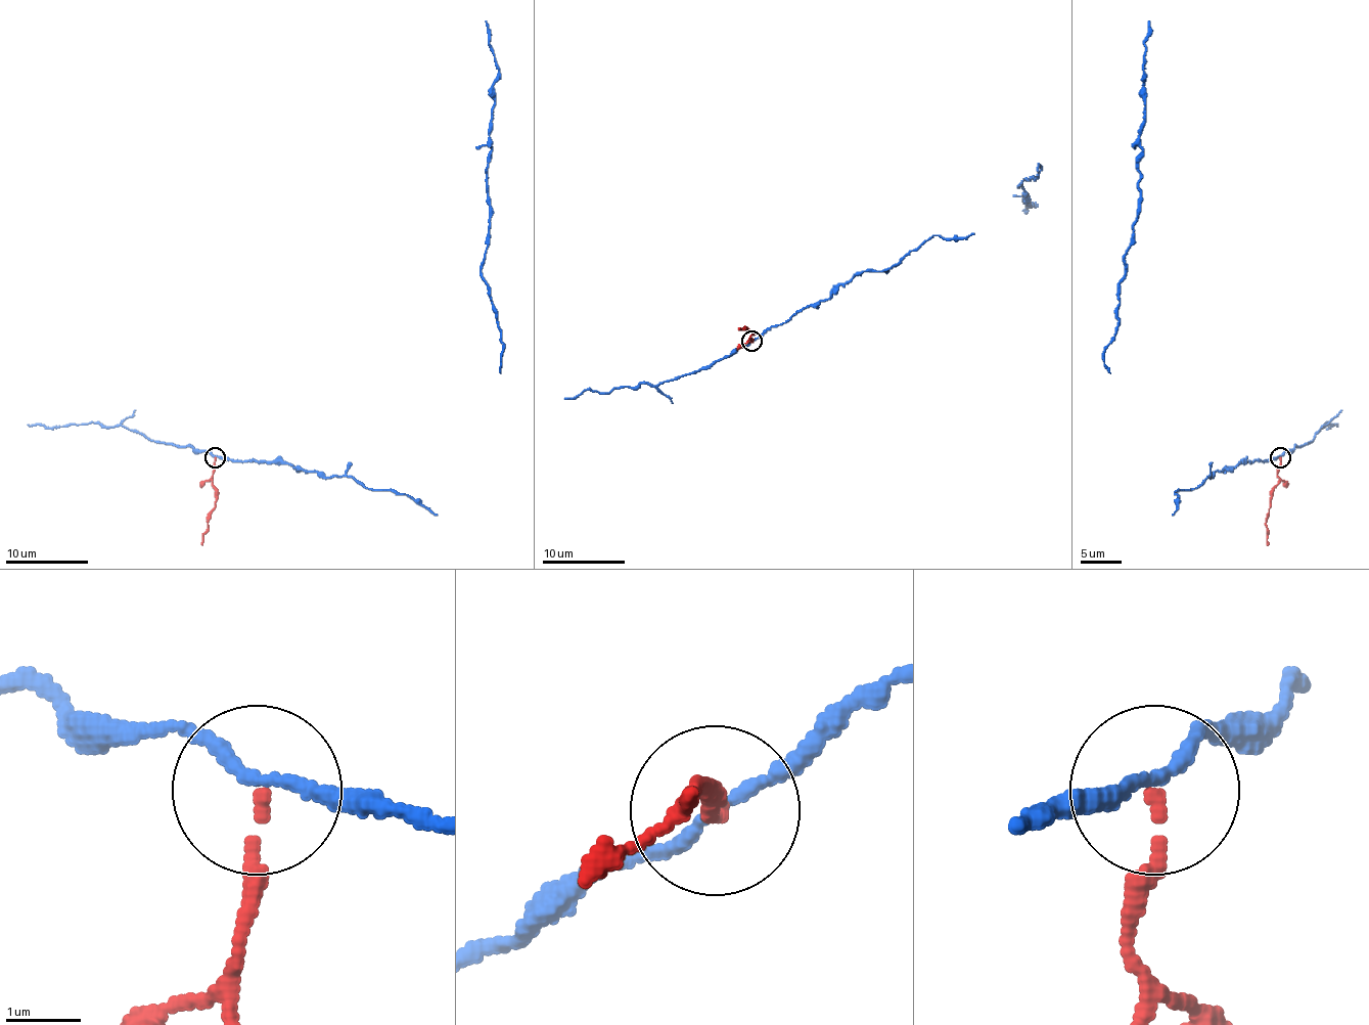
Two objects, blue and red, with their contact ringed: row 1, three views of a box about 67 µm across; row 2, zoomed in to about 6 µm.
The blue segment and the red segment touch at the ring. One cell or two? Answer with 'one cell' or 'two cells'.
two cells

